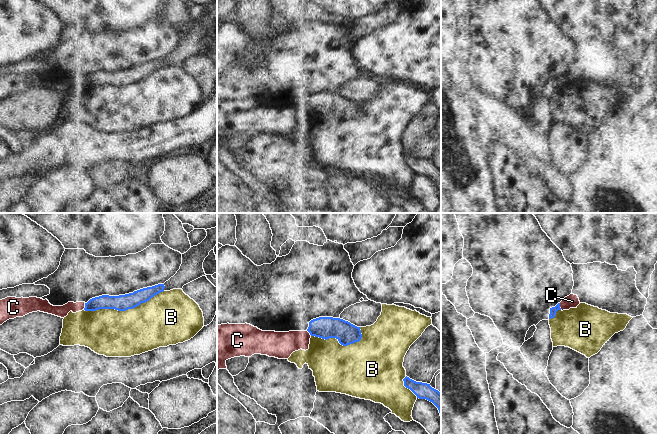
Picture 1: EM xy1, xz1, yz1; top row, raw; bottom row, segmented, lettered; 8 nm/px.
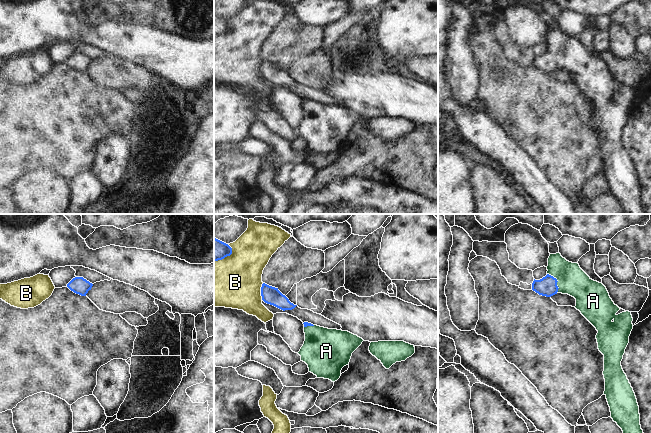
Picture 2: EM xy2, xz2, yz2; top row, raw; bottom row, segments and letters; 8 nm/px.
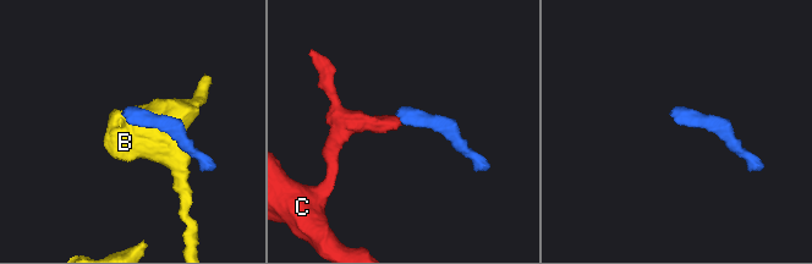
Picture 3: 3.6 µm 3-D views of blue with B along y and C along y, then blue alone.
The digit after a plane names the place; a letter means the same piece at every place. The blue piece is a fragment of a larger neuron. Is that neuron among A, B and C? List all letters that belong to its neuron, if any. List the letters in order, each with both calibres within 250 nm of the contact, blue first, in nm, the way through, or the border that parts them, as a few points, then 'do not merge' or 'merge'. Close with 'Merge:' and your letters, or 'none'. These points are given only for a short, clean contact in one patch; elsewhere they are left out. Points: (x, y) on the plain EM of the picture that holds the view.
A: 160/240 nm | across yz2 (547, 62), (557, 57), (572, 56) | merge
B: 130/380 nm | do not merge
C: 110/100 nm | do not merge
Merge: A

